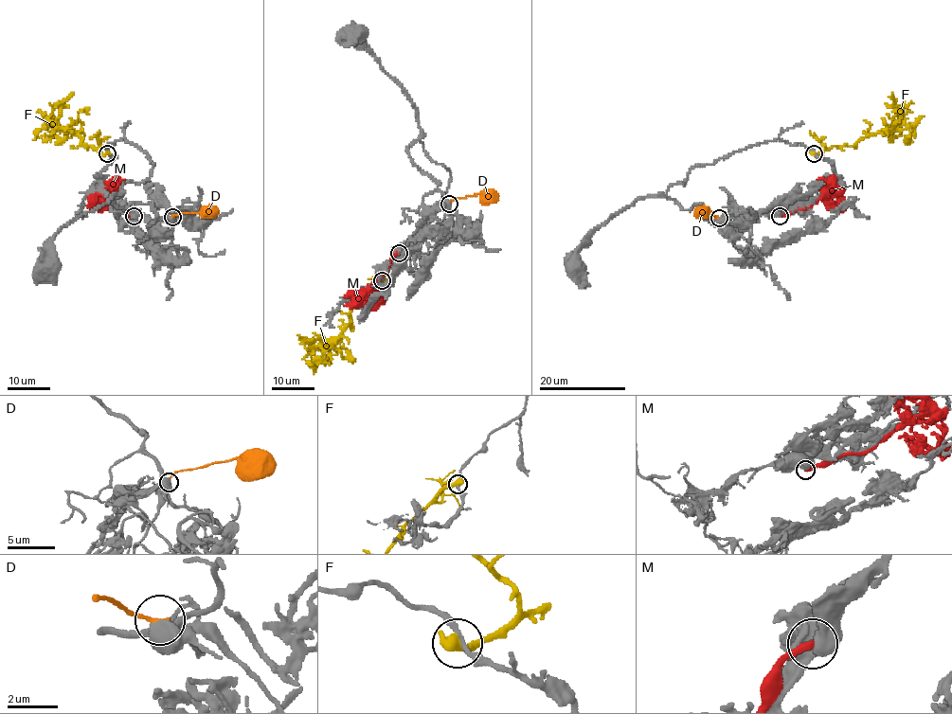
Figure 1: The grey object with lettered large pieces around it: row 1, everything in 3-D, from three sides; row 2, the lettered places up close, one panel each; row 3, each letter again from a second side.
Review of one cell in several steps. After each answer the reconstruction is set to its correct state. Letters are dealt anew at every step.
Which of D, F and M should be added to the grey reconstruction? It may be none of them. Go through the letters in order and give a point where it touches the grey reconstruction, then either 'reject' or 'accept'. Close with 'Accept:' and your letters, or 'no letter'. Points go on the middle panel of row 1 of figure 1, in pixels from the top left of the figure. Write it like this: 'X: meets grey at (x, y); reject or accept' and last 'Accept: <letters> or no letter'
D: meets grey at (449, 204); reject
F: meets grey at (382, 280); reject
M: meets grey at (399, 253); reject
Accept: no letter

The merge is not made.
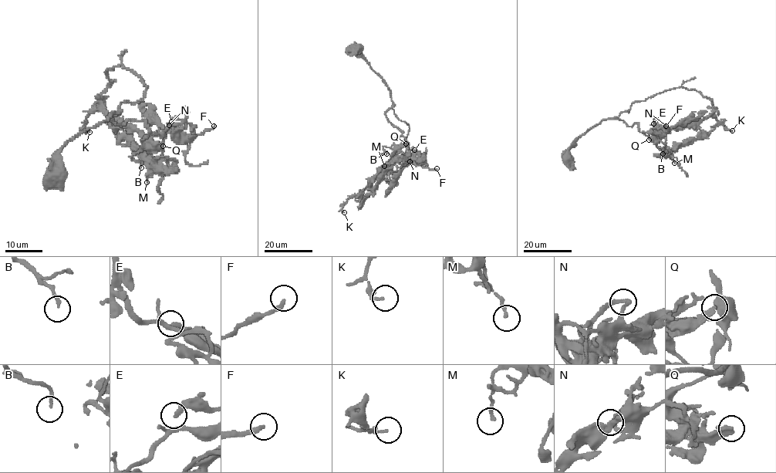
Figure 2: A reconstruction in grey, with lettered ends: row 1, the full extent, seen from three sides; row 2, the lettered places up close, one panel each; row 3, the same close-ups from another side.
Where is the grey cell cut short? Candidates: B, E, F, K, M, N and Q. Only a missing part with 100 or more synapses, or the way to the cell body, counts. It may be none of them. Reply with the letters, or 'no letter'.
B, E

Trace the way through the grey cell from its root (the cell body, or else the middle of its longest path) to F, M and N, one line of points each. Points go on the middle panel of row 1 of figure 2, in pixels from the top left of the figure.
F: (356, 48), (389, 91), (393, 105), (386, 119), (402, 131), (408, 148), (421, 155), (423, 167), (436, 168)
M: (356, 48), (389, 91), (393, 105), (385, 115), (406, 141), (399, 160), (406, 163), (397, 160), (384, 166)
N: (356, 48), (389, 91), (393, 105), (386, 112), (386, 119), (402, 131), (408, 148), (421, 155), (409, 161)

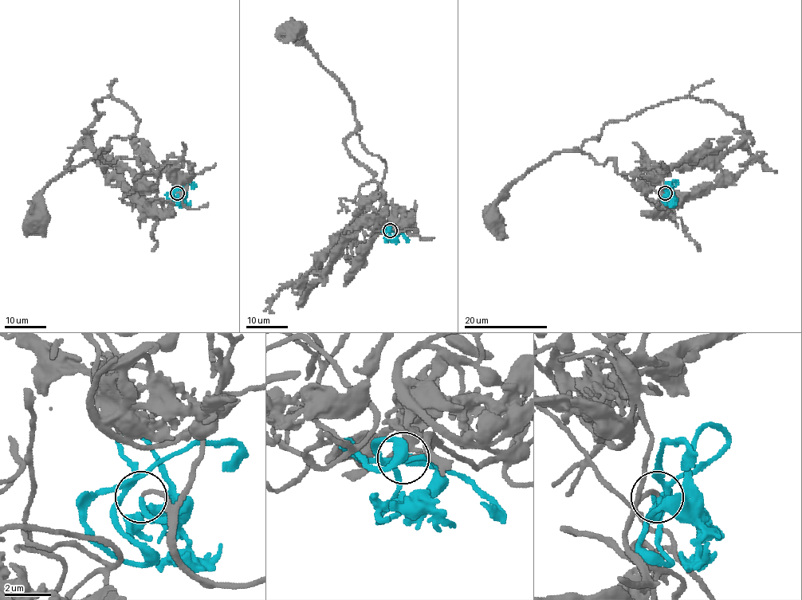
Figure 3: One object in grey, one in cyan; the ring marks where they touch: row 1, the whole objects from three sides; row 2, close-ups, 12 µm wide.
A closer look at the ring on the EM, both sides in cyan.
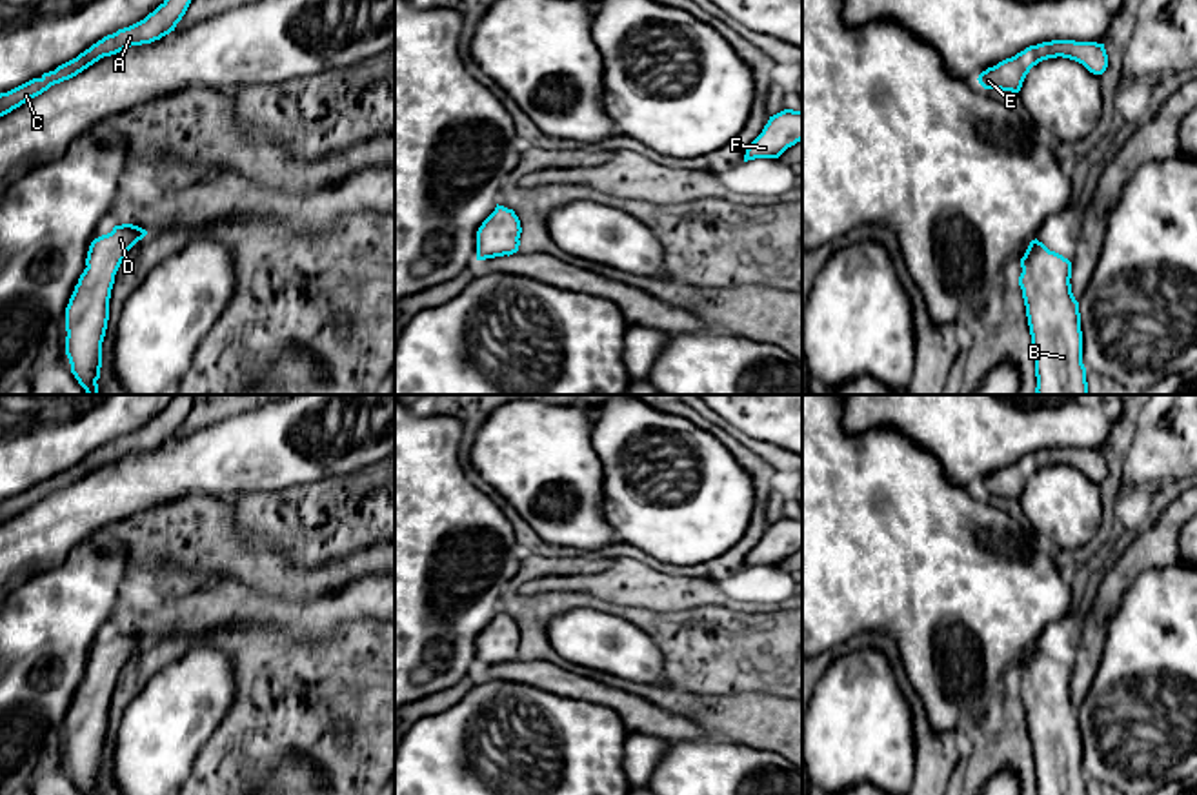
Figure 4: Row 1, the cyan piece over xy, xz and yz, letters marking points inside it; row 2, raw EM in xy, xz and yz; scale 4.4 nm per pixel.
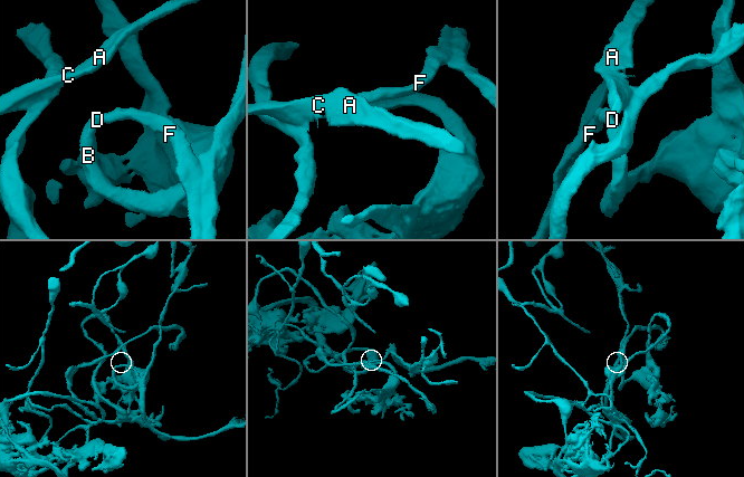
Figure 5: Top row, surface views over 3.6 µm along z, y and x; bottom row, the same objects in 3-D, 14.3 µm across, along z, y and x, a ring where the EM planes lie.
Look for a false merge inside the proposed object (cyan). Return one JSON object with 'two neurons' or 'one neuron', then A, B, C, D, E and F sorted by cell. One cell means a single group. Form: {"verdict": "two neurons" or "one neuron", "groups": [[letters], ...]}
{"verdict": "one neuron", "groups": [["A", "B", "C", "D", "E", "F"]]}

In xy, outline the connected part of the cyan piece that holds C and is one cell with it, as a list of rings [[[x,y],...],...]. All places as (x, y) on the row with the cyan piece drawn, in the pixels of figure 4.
[[[164,0],[144,20],[104,36],[76,58],[58,65],[55,71],[44,73],[40,78],[33,78],[7,93],[0,93],[0,116],[42,95],[51,86],[76,76],[104,56],[116,55],[131,45],[160,40],[175,31],[189,4],[191,0]]]

